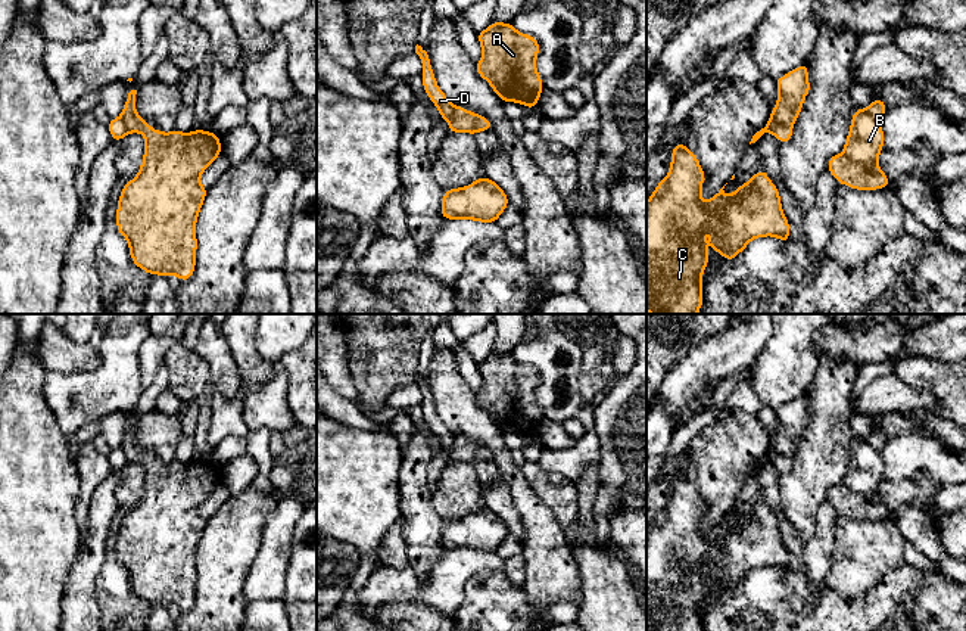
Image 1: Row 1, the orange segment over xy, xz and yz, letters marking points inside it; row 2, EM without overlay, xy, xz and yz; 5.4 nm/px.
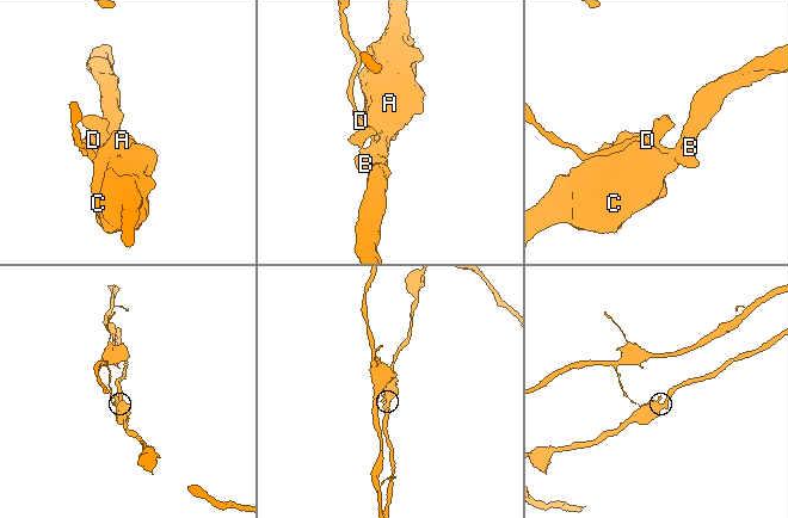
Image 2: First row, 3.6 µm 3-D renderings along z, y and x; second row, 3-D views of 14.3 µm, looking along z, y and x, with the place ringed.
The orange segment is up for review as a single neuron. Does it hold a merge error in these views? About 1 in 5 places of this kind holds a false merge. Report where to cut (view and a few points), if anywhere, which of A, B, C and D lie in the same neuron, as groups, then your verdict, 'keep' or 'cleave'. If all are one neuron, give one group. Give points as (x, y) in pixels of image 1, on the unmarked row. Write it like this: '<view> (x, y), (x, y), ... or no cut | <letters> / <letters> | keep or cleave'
yz (843, 484), (860, 494), (875, 494) | A B C / D | cleave

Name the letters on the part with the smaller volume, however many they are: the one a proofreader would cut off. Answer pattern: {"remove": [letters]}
{"remove": ["A", "B", "C"]}

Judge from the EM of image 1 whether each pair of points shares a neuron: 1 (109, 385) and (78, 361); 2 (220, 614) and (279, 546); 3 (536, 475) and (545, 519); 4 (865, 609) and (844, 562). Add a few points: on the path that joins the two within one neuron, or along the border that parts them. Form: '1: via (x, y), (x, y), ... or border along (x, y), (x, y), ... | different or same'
1: border along (100, 354), (100, 363), (93, 369), (56, 372) | different
2: border along (256, 555), (243, 587), (243, 596), (248, 602) | different
3: border along (522, 469), (527, 484), (552, 512), (561, 527) | different
4: border along (885, 574), (853, 599), (826, 587) | different

